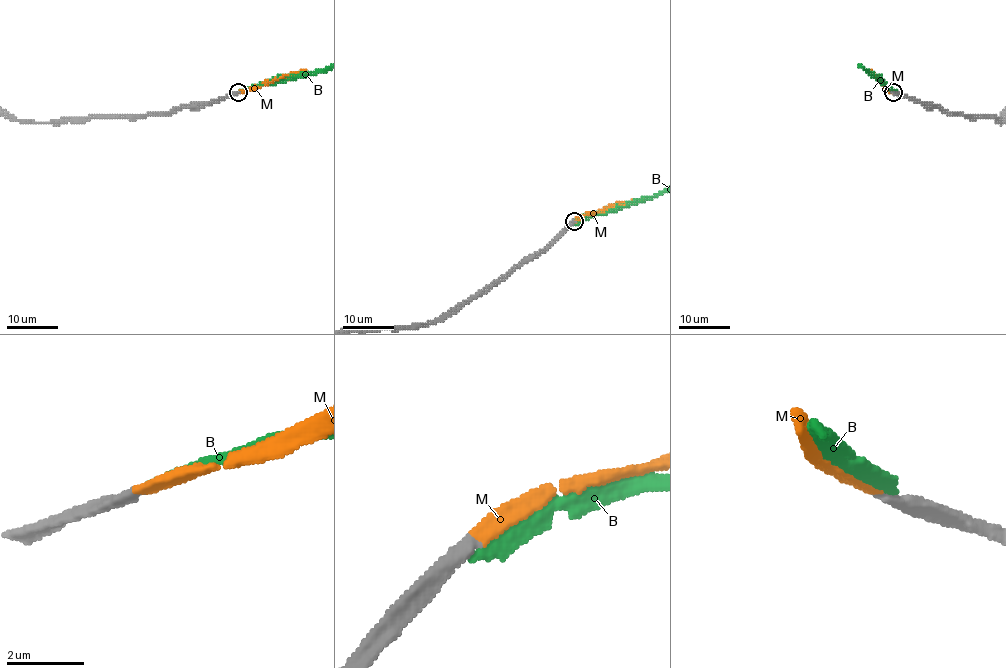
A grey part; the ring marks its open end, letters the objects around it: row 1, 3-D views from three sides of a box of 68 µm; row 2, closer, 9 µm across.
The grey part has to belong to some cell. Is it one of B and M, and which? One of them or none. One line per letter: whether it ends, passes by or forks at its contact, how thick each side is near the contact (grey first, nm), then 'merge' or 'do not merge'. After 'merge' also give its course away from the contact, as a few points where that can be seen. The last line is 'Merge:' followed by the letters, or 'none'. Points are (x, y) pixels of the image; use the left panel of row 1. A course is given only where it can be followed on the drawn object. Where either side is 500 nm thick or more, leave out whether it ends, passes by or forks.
B: it ends | 360/340 nm | do not merge
M: it ends | 360/360 nm | merge | via (237, 93), (305, 71)
Merge: M

